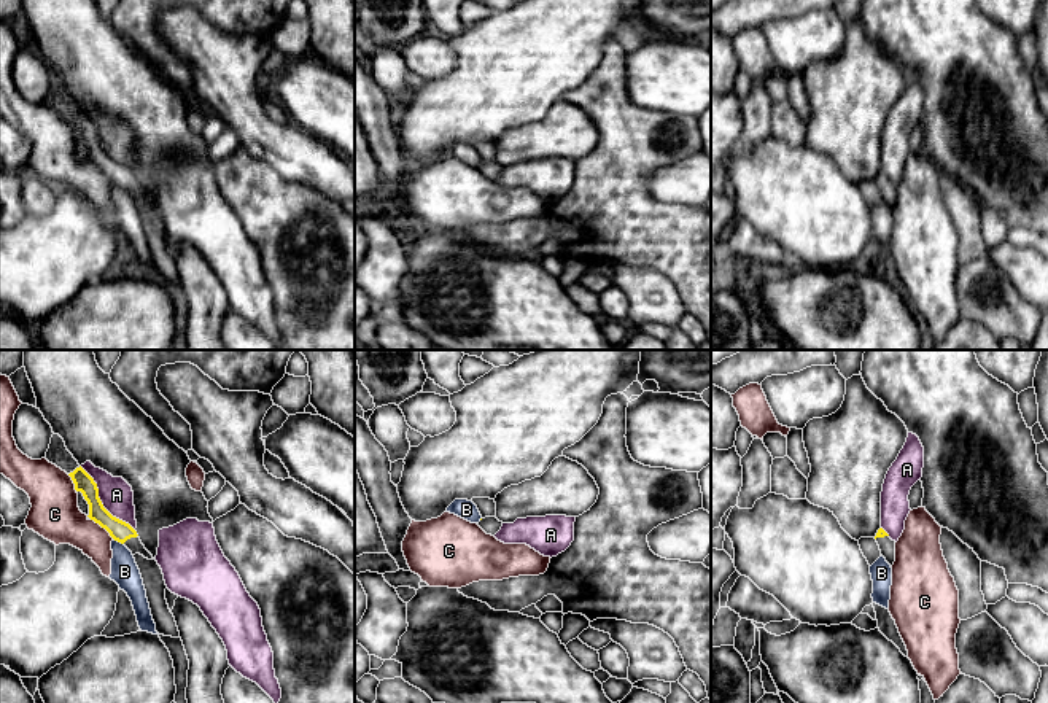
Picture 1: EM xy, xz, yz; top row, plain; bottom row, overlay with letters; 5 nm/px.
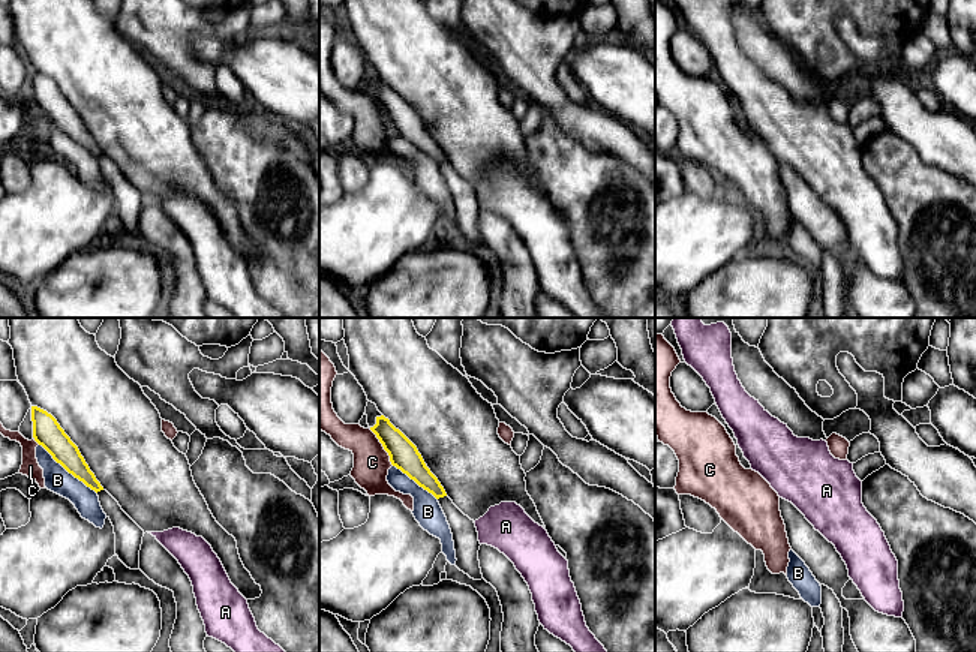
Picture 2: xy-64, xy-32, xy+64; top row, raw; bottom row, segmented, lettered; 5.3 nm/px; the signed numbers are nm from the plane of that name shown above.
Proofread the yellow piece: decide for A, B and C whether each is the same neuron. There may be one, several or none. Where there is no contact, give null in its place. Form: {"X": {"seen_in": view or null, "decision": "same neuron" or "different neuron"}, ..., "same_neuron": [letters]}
{"A": {"seen_in": "xy", "decision": "different neuron"}, "B": {"seen_in": "xy", "decision": "different neuron"}, "C": {"seen_in": "xy", "decision": "different neuron"}, "same_neuron": []}

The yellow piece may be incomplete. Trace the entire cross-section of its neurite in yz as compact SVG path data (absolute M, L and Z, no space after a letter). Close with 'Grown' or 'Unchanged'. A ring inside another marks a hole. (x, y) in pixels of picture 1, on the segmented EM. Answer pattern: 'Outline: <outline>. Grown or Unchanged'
Outline: M883 528L878 530L875 539L879 546L881 555L892 566L895 561L895 541L892 541Z. Grown

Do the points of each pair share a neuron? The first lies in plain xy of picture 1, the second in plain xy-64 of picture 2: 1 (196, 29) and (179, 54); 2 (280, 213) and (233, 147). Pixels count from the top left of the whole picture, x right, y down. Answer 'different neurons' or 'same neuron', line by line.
1: same neuron
2: same neuron

